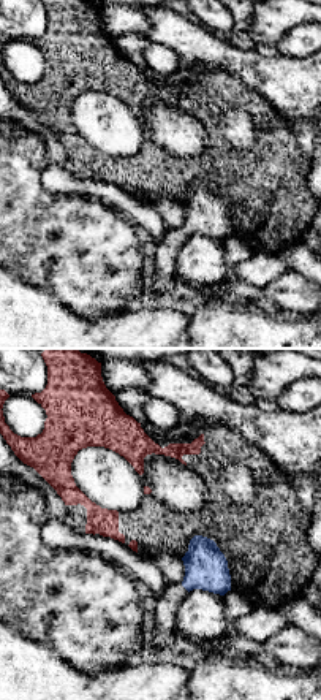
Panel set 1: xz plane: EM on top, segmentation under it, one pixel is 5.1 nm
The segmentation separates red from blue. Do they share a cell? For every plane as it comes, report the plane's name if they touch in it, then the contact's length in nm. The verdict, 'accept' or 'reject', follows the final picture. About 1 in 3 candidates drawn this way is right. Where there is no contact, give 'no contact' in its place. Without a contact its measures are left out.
no contact

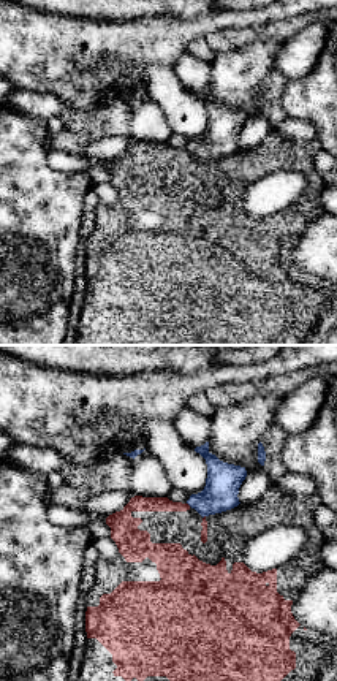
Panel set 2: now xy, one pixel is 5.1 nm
no contact

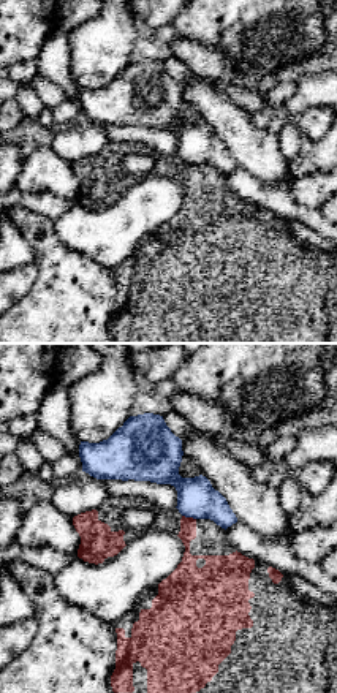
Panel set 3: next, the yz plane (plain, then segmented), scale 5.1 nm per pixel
yz | 80 nm

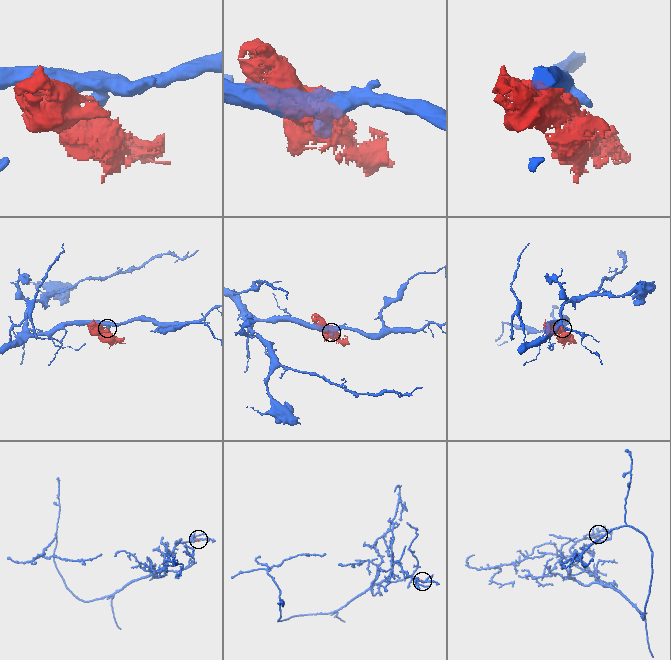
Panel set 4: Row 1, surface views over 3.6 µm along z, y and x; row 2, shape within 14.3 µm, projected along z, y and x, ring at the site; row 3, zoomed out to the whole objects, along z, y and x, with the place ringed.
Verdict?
reject

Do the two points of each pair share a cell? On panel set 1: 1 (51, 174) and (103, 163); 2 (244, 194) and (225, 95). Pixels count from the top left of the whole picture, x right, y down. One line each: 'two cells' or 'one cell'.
1: two cells
2: one cell

